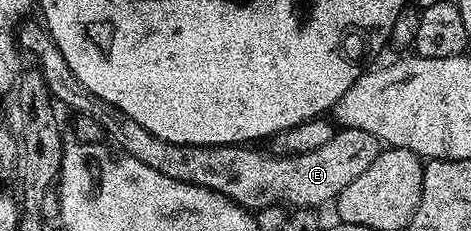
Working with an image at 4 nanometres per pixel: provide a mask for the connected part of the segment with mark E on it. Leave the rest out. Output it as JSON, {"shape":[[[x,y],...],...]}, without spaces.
{"shape":[[[23,22],[16,32],[16,38],[19,48],[27,56],[34,55],[38,62],[35,63],[36,70],[44,77],[55,100],[61,106],[63,103],[64,106],[71,107],[74,115],[100,121],[100,125],[104,125],[106,130],[107,140],[121,154],[136,157],[136,161],[144,161],[144,165],[164,173],[164,177],[172,177],[172,181],[184,181],[218,191],[251,213],[282,204],[294,209],[318,209],[321,208],[321,203],[333,204],[338,194],[355,177],[360,177],[360,173],[364,173],[364,169],[368,169],[372,161],[376,161],[380,150],[379,141],[372,137],[372,133],[364,133],[364,129],[351,127],[335,130],[328,145],[320,145],[320,149],[312,149],[312,153],[299,155],[275,155],[266,149],[253,151],[255,148],[250,145],[181,147],[148,133],[148,129],[144,129],[144,125],[140,125],[140,121],[136,121],[131,112],[121,111],[116,105],[96,97],[96,93],[87,89],[80,77],[76,77],[72,69],[68,69],[64,53],[60,53],[50,32],[41,22]]]}

